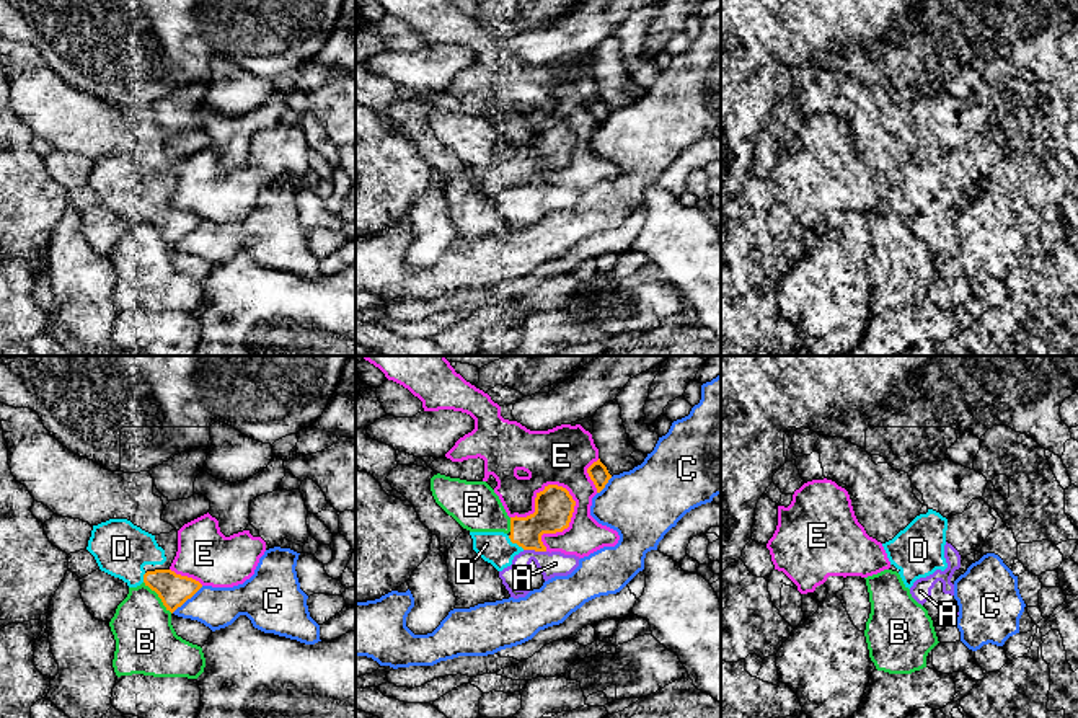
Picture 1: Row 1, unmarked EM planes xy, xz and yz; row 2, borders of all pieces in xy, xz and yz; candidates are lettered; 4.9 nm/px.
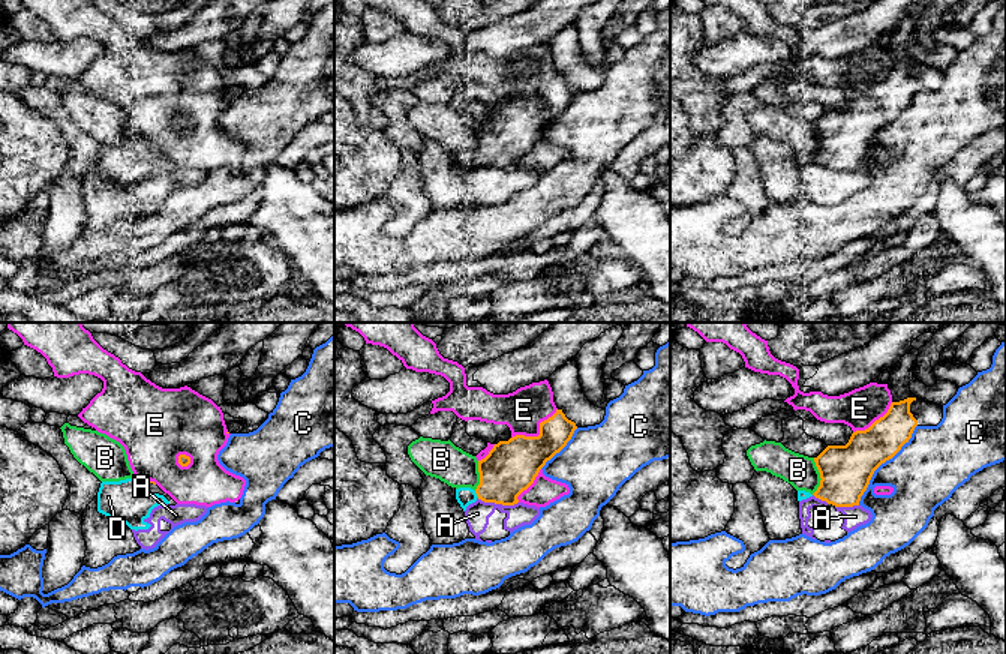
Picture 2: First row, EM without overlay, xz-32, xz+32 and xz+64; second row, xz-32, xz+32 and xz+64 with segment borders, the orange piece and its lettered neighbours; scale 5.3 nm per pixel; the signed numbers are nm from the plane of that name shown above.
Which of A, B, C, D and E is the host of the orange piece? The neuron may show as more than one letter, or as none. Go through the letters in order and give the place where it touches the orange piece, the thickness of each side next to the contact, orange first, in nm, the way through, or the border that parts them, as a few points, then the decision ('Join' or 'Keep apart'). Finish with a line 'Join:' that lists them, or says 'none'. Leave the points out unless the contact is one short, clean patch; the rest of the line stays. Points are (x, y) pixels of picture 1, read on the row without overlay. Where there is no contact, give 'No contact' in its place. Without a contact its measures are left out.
A: Touches orange at xz (535, 185). Thickness 190 nm (orange) against 120 nm. Boundary: xz (524, 183), (545, 186). Keep apart
B: Touches orange at xy (159, 230). Thickness 160 nm (orange) against 300 nm. Keep apart
C: Touches orange at xy (186, 234). Thickness 160 nm (orange) against 200 nm. Keep apart
D: Touches orange at xz (516, 177). Thickness 190 nm (orange) against 160 nm. Join
E: Touches orange at xz (537, 129). Thickness 190 nm (orange) against 280 nm. Keep apart
Join: D

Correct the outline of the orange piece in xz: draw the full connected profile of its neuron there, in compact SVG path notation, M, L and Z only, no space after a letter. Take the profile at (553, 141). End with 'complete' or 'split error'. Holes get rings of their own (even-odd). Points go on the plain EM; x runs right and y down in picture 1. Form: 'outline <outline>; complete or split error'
outline M548 119L537 127L533 148L510 152L509 170L504 166L470 166L473 184L497 206L502 206L524 184L546 186L541 170L568 163L574 140L576 135L566 122Z; split error

